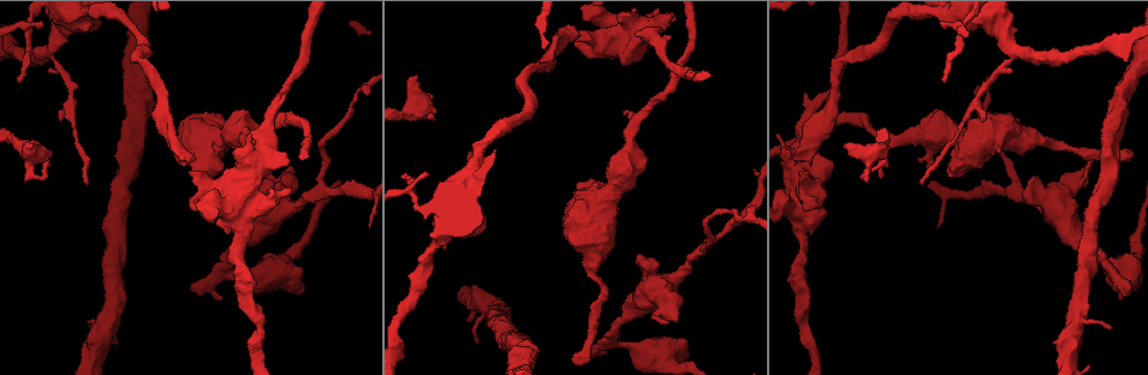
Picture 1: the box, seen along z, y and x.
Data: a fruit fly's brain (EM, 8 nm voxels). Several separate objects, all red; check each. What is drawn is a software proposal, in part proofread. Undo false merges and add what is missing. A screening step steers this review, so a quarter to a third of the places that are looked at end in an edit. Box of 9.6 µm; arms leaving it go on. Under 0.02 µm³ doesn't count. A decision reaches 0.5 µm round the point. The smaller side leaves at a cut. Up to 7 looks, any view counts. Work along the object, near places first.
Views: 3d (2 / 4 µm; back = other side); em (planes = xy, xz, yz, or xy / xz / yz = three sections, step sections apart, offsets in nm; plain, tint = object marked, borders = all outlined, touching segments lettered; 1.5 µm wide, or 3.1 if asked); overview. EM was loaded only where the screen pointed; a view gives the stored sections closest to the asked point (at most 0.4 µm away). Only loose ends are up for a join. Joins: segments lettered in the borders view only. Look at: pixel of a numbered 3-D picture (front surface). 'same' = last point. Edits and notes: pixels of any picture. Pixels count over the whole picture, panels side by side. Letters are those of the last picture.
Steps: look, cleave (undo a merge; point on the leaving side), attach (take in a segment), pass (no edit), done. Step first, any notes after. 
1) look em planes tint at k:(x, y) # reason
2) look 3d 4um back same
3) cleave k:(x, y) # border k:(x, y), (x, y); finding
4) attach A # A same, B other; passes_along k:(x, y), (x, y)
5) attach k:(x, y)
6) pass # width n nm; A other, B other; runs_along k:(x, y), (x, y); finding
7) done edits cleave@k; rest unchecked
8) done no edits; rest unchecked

look 3d 2um back at 1:(417, 77) # an open end

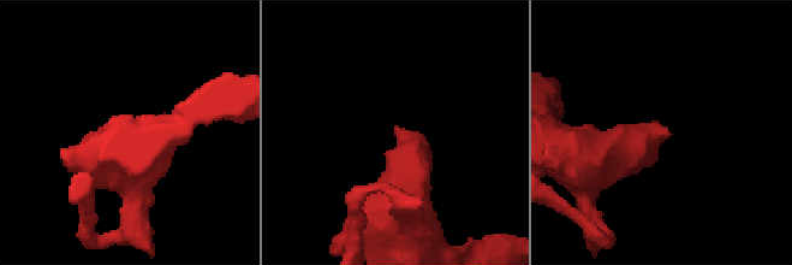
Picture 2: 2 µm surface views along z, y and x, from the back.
look em planes plain at 2:(395, 126) # shape alone is not enough

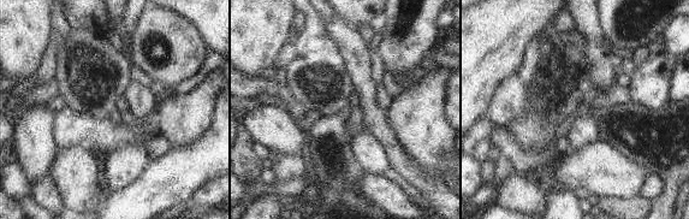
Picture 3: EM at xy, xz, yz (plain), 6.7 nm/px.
look em planes borders same

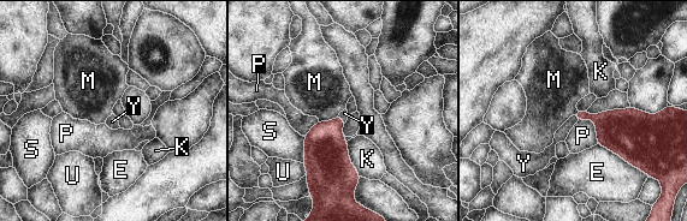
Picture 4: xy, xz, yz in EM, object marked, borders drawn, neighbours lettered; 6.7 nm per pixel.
attach Y # longest_contact E 340 nm; E other, K other, M other, P other, S other, U other, Y same; passes_along 4:(611, 126), (575, 118), (561, 135); it goes on there

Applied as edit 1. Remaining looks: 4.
look overview

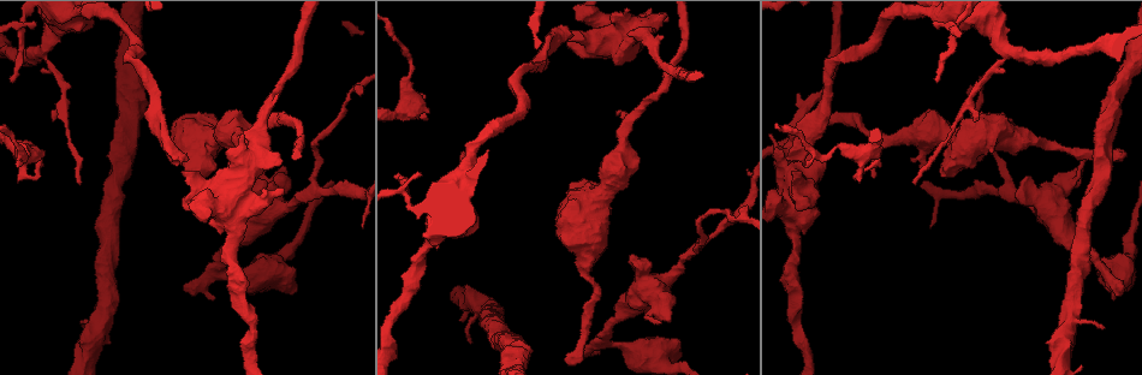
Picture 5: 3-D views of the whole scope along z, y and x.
look 3d 4um back at 5:(405, 193) # calibre changes

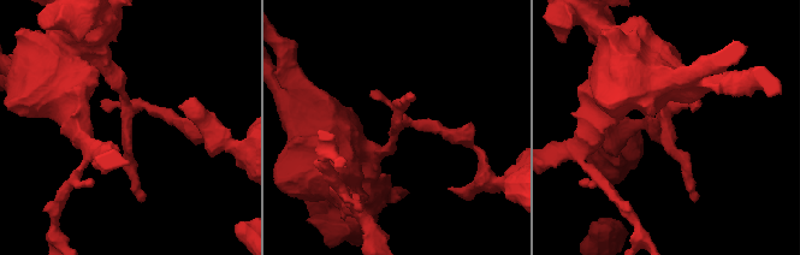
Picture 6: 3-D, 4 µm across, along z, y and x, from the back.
look em xz step 4 tint at 6:(127, 107)

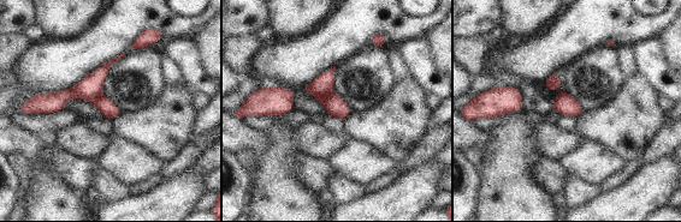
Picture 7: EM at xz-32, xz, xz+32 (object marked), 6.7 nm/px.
look em xz step 4 borders same # what lies round it

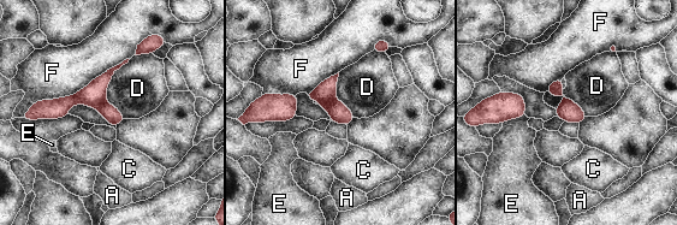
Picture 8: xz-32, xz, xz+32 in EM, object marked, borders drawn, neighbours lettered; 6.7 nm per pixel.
cleave 8:(325, 93) # width 140 nm; A other, C other, D other, E other, F other; part_leaving 8:(110, 72), (87, 96), (37, 116); a second neuron is stuck on

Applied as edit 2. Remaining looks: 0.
done edits attach@4, cleave@8; rest unchecked

